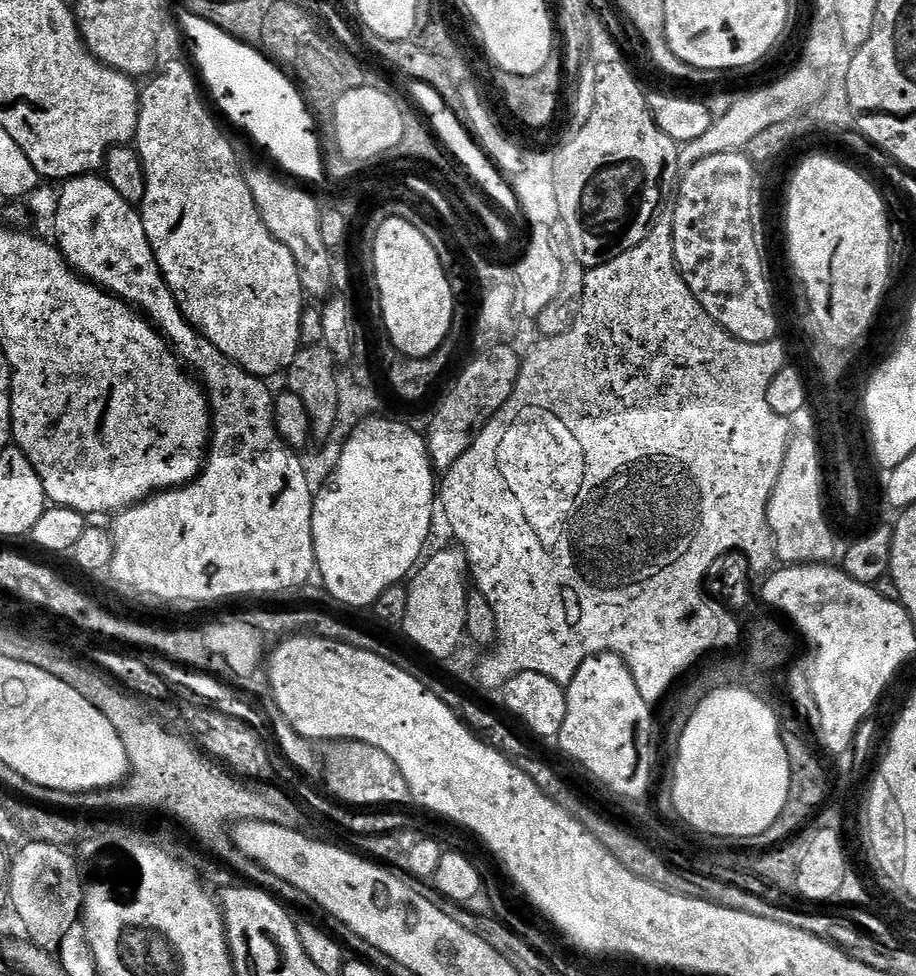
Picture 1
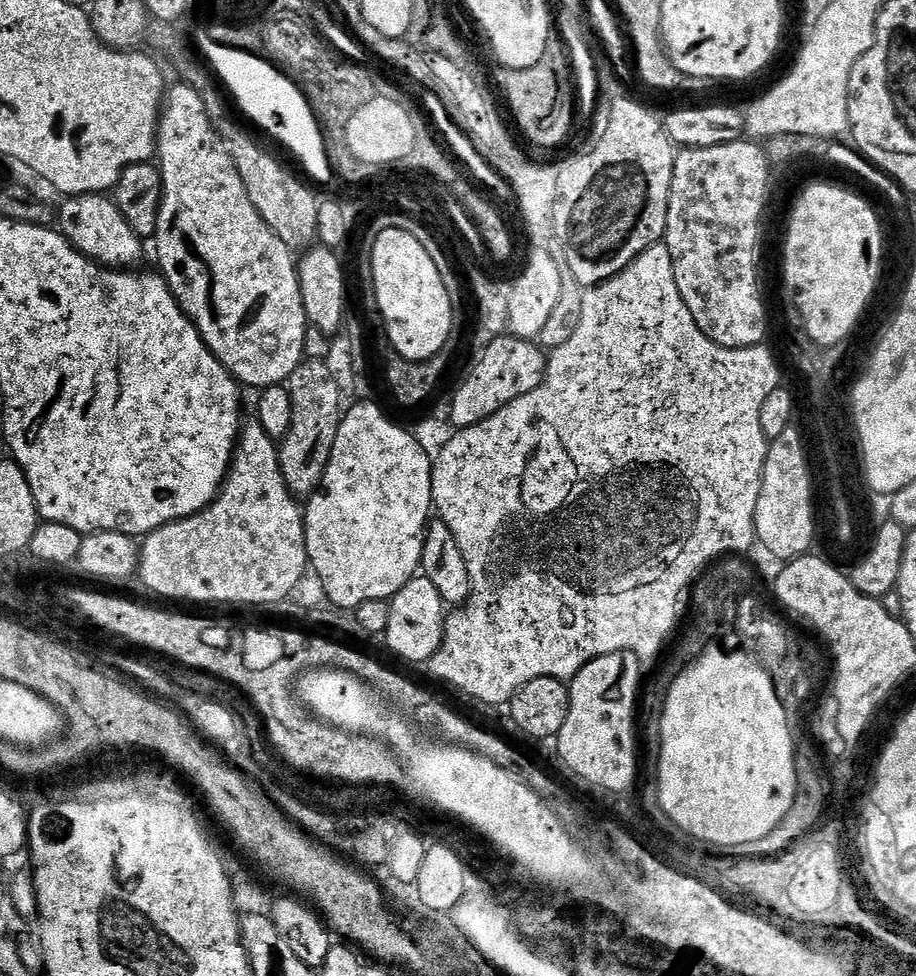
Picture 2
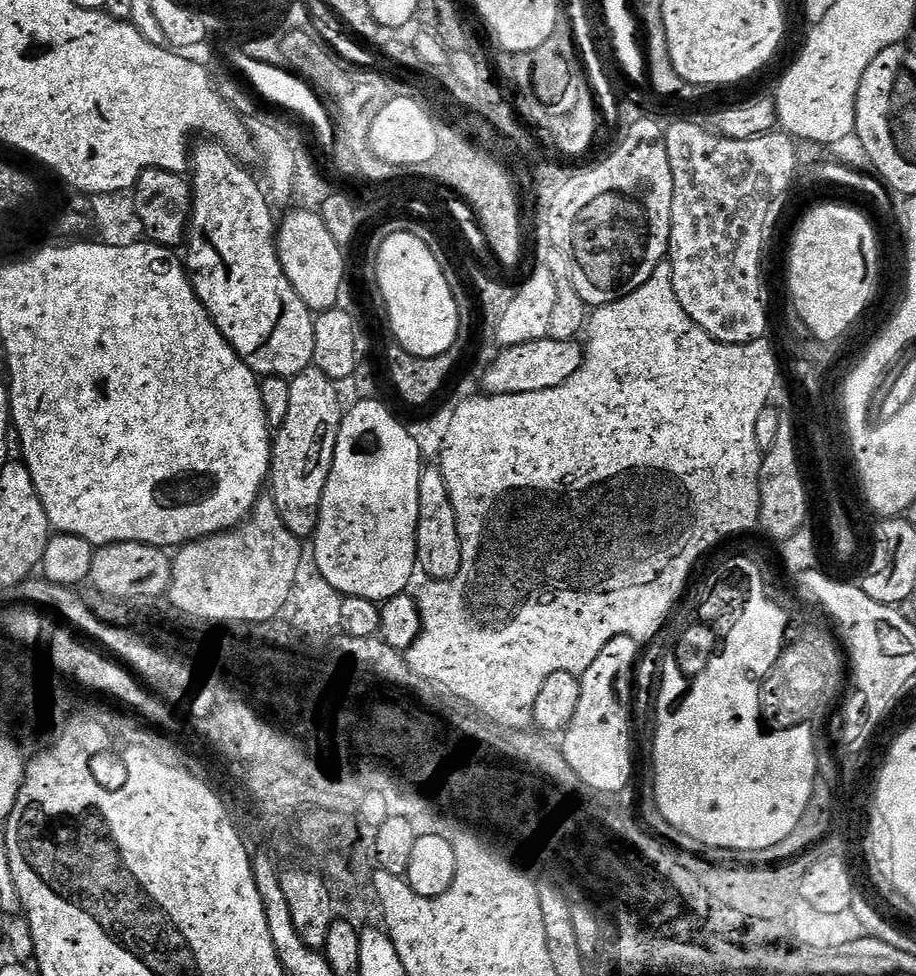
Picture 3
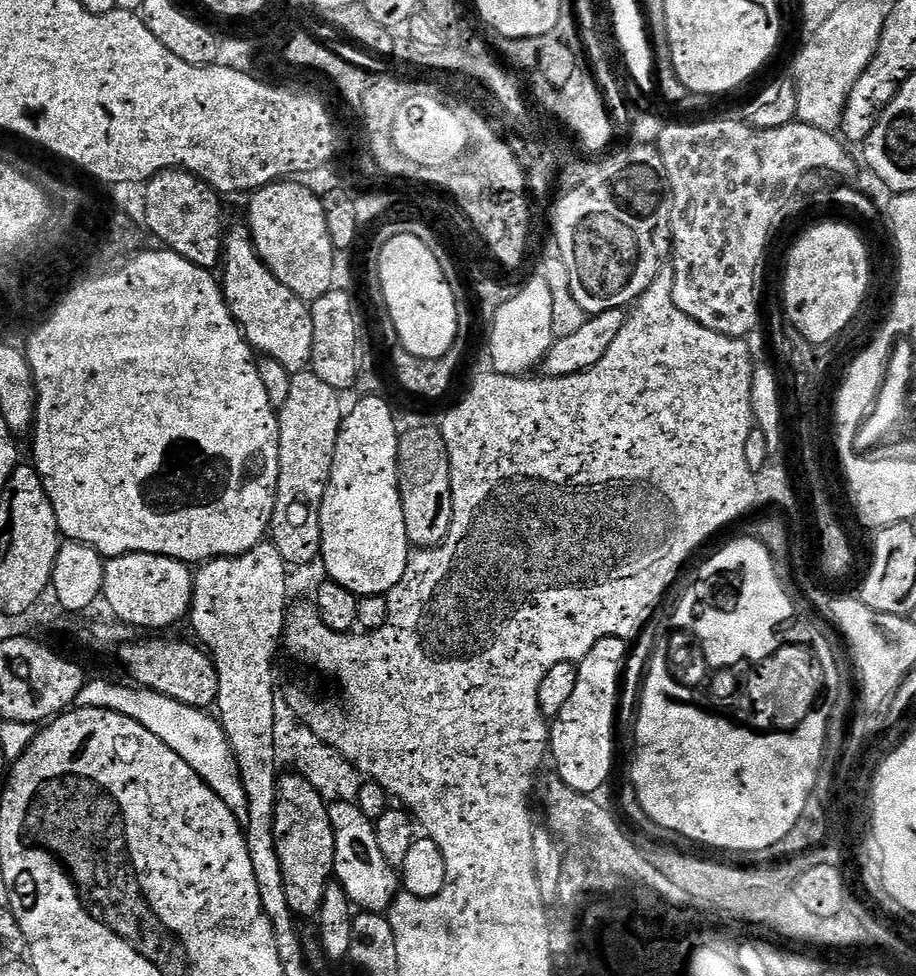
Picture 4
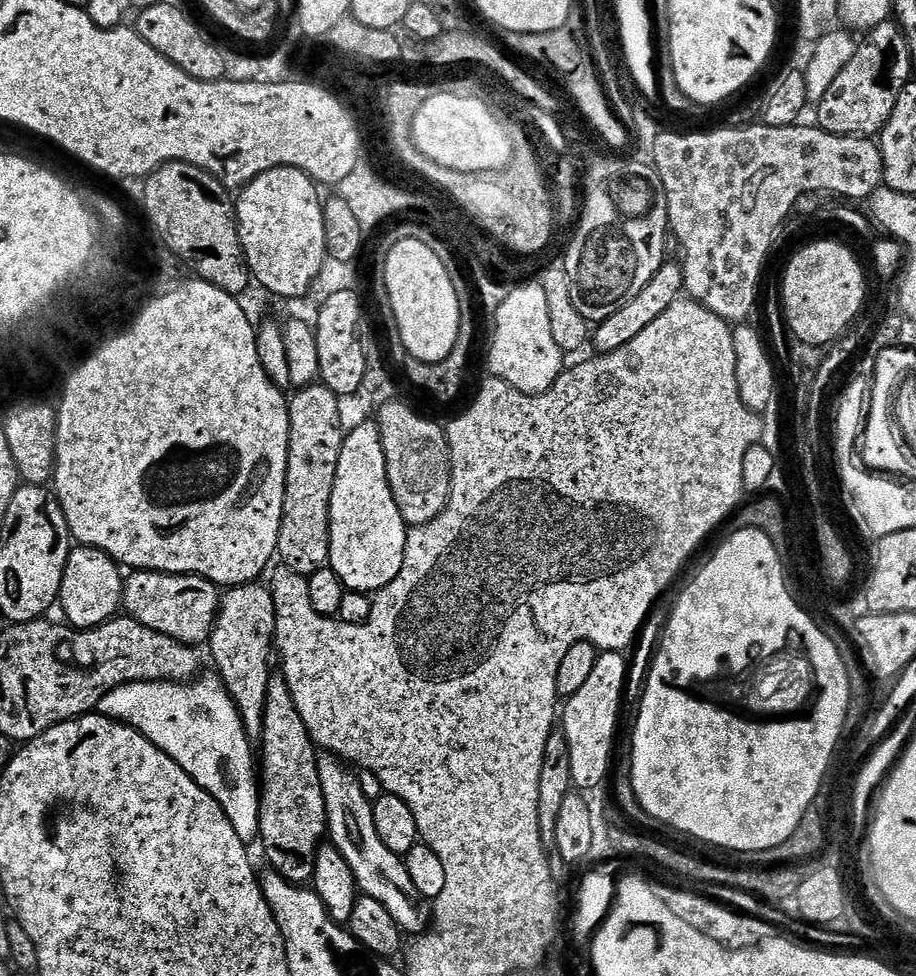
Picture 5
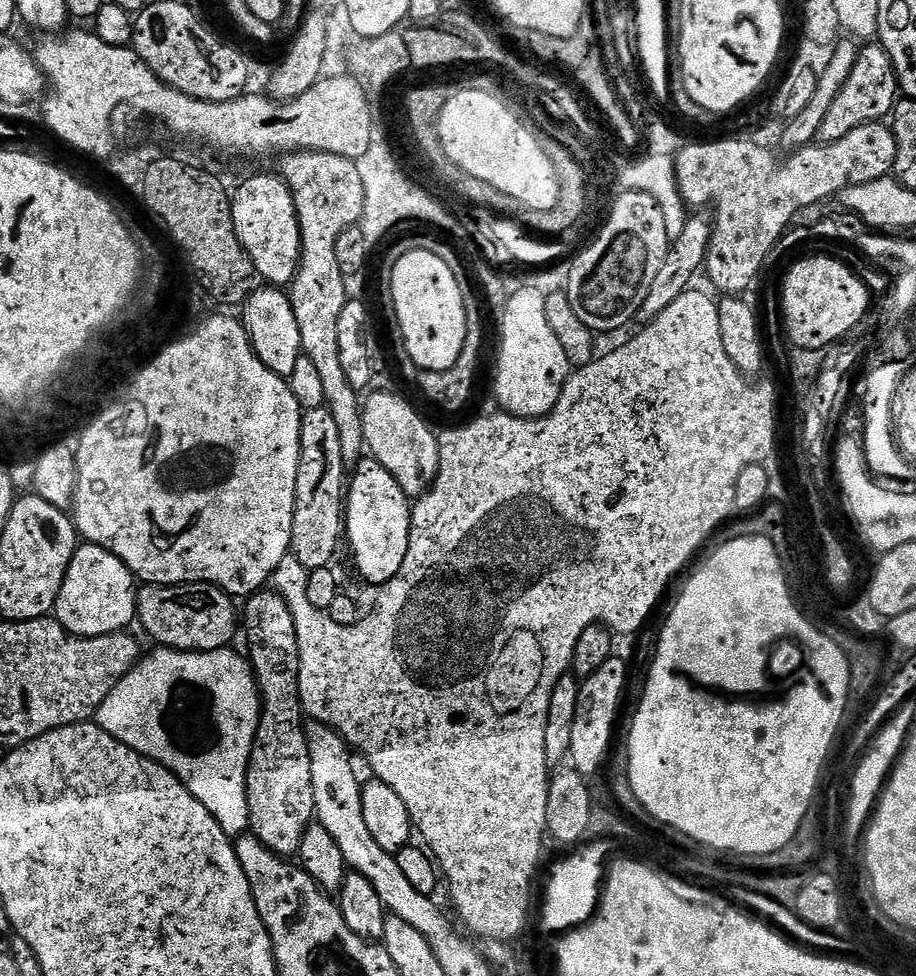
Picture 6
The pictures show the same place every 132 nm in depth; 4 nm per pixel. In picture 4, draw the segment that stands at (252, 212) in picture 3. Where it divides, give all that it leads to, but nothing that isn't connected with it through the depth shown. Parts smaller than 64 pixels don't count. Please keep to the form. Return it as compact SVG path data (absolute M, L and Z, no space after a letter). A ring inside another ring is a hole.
M247 227L227 229L224 238L224 255L222 257L222 291L232 317L239 323L244 337L261 357L269 356L274 362L282 362L286 370L293 374L303 372L312 363L312 347L314 346L314 322L312 309L300 300L290 289L282 284L264 264L264 260L256 252L252 236Z

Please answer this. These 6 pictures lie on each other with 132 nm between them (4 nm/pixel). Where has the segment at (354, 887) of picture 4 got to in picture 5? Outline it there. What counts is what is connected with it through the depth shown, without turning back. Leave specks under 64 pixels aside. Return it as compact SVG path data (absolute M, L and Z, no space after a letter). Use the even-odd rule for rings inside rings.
M331 754L321 755L316 765L322 782L322 794L326 798L330 840L349 863L357 889L363 895L382 902L382 906L390 910L390 918L394 918L401 933L423 933L430 924L425 901L418 894L418 890L414 890L414 882L410 879L410 874L406 874L403 859L391 853L378 838L378 832L374 828L373 801L362 794L357 773L347 763Z

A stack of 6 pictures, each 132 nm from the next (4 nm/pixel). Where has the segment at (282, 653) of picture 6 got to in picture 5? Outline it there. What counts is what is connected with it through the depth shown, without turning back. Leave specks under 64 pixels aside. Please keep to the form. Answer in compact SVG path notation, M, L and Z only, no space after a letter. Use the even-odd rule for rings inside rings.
M273 674L269 678L266 686L266 710L262 718L262 734L259 738L258 744L258 795L260 798L260 835L259 839L264 840L264 852L268 855L268 860L271 867L283 880L290 881L291 884L298 884L301 886L307 885L311 881L314 874L315 858L318 854L322 841L325 839L328 832L328 815L326 814L326 798L322 794L322 782L318 774L318 766L316 765L318 759L318 749L313 744L310 734L306 730L306 722L302 722L302 714L298 714L298 706L294 706L294 694L290 694L290 686L288 681L284 679L283 675Z

